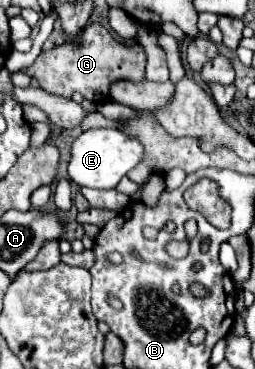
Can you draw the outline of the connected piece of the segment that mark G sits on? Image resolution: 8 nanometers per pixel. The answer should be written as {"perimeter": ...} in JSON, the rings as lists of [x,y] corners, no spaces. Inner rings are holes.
{"perimeter":[[[89,23],[81,37],[79,43],[63,43],[51,51],[43,51],[31,67],[25,69],[35,83],[41,89],[47,89],[49,93],[61,95],[61,97],[71,97],[73,93],[81,93],[93,103],[109,99],[109,85],[119,79],[129,79],[129,81],[143,81],[145,79],[145,51],[137,43],[133,47],[127,47],[111,37],[111,33],[101,25],[101,23]]]}

